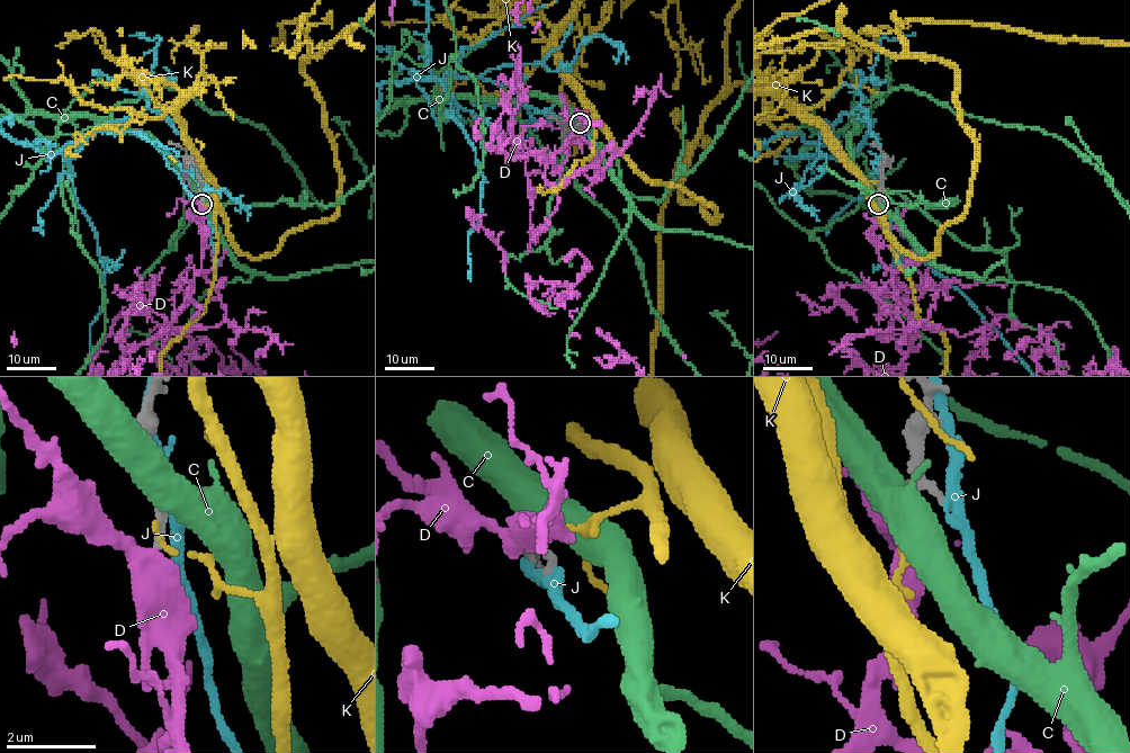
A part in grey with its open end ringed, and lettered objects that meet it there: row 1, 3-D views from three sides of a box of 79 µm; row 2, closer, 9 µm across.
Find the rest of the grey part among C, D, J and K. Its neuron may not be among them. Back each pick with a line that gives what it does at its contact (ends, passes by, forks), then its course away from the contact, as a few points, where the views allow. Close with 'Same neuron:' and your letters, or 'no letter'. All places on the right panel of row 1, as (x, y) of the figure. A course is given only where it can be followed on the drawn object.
D: it passes by
Same neuron: D

